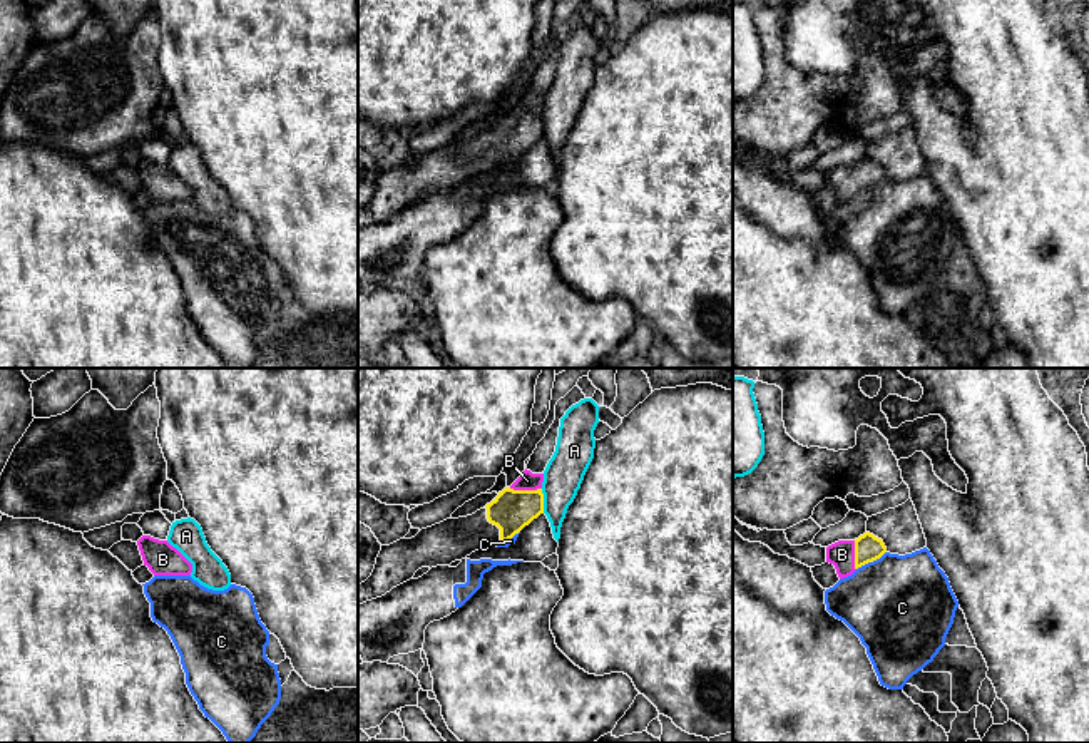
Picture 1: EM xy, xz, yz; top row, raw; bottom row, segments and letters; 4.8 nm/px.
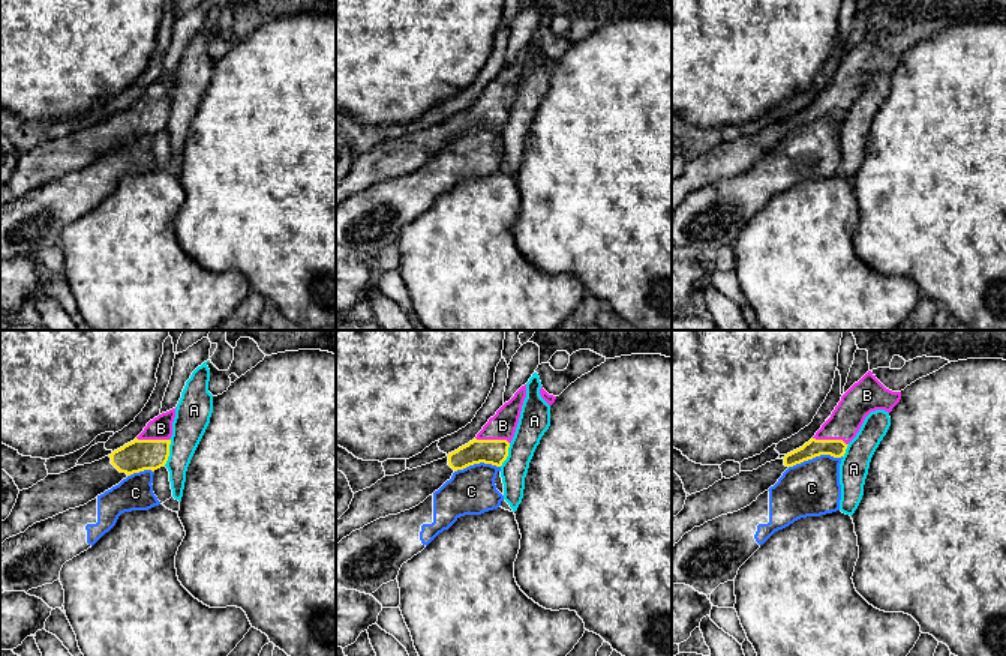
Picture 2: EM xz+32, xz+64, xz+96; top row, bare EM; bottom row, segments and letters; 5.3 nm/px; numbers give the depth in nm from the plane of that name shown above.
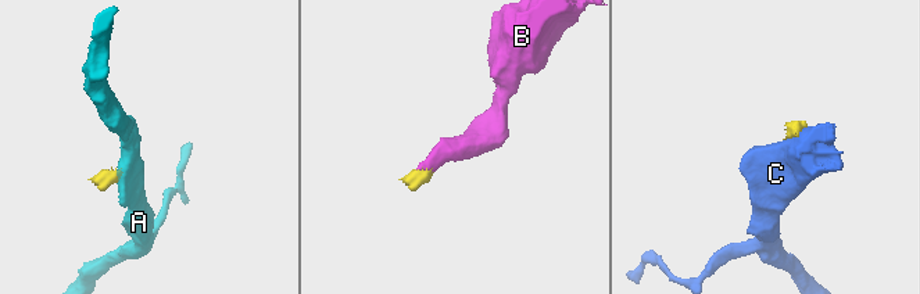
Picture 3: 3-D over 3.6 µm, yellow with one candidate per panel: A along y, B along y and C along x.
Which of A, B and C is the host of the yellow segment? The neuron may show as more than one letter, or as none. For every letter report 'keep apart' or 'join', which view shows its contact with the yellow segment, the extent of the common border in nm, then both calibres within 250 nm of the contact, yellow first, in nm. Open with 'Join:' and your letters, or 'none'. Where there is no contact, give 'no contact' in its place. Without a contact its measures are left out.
Join: B
A: keep apart; meets yellow in xz; contact 120 nm long; 200 nm thick on the yellow side, 190 nm on the other
B: join; meets yellow in xz; contact 160 nm long; 200 nm thick on the yellow side, 90 nm on the other
C: keep apart; meets yellow in yz; contact 170 nm long; 130 nm thick on the yellow side, 480 nm on the other

